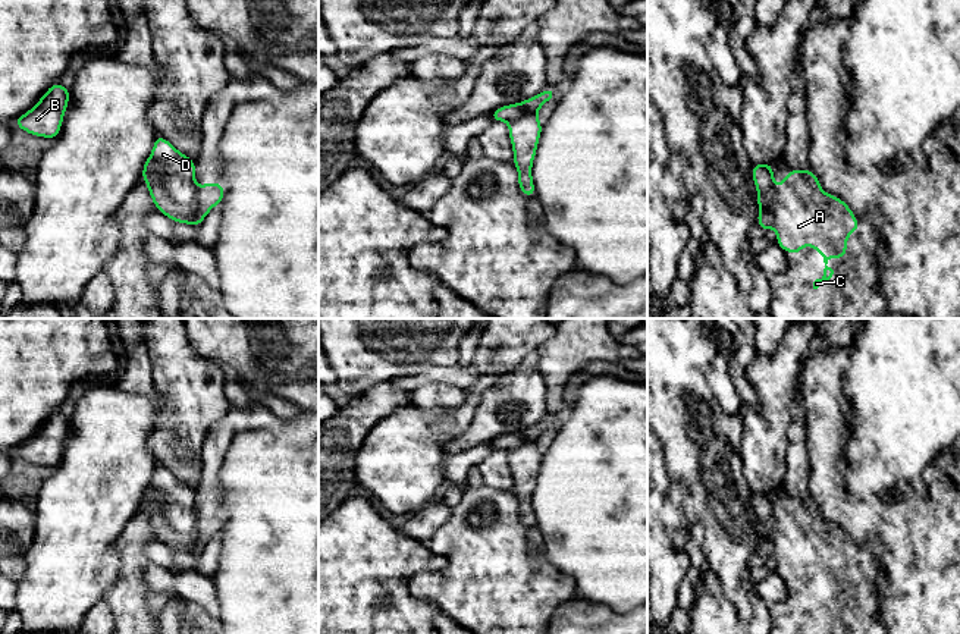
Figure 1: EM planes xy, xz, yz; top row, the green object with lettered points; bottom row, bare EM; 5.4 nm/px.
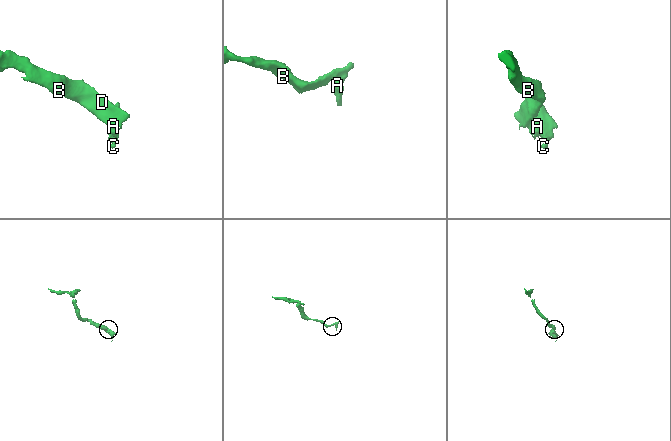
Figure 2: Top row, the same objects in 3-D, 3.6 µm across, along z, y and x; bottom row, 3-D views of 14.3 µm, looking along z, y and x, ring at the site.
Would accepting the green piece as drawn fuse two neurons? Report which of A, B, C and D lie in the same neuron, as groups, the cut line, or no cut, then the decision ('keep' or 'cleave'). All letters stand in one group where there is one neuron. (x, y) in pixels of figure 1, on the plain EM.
A C / B D | yz (777, 517), (772, 554) | cleave

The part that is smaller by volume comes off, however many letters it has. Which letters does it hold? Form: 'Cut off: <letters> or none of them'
Cut off: A, C

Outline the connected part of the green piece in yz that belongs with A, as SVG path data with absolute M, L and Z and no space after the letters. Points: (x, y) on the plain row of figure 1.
M810 496L804 502L793 498L782 506L775 521L774 556L784 581L790 578L797 586L801 575L812 574L822 583L823 606L813 611L813 618L831 612L838 596L826 594L829 584L841 590L847 581L847 565L859 562L857 546L850 536L841 527L825 522Z

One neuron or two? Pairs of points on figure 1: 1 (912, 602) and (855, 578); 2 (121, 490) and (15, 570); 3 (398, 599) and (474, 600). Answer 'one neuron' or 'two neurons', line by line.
1: two neurons
2: two neurons
3: two neurons

